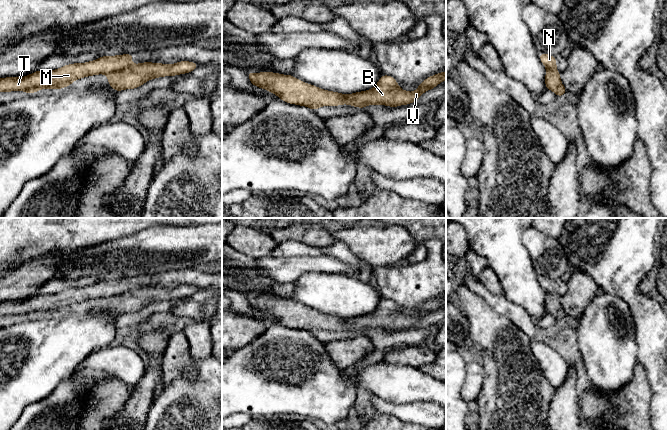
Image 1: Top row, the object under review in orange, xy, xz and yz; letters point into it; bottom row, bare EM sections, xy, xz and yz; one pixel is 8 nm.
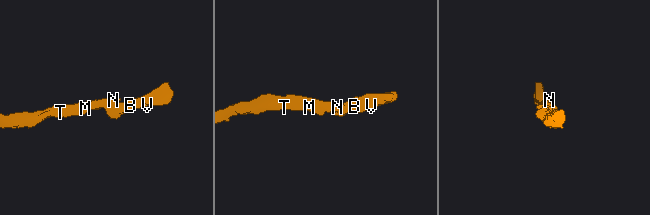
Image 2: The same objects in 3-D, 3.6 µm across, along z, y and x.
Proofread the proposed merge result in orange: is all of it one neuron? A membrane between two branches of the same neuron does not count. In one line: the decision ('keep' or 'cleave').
cleave

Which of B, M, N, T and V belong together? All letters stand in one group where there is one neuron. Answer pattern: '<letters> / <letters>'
B V / M N T

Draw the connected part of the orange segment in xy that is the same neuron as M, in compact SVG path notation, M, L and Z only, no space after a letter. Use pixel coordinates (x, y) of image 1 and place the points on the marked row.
M133 54L101 56L93 61L68 64L55 70L38 70L25 77L0 78L0 92L24 91L32 94L41 89L60 90L77 79L121 71L132 65L133 57Z

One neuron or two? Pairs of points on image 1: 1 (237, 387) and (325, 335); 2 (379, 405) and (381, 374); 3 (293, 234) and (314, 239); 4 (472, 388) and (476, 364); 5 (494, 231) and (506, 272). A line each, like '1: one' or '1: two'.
1: two
2: two
3: one
4: one
5: one

